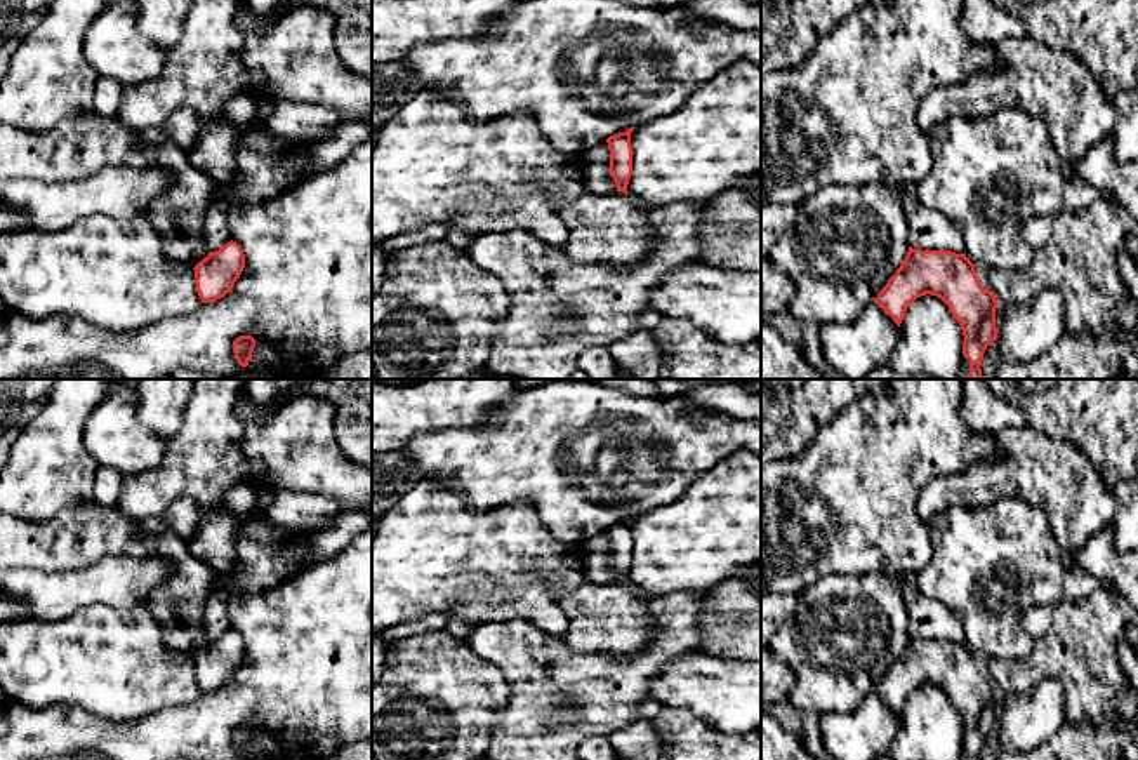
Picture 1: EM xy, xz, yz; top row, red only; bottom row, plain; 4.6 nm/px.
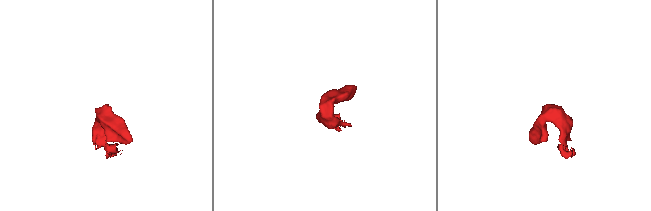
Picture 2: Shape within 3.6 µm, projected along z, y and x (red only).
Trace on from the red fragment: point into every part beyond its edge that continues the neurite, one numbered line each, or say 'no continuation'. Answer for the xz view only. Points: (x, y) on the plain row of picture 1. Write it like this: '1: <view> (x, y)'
no continuation

